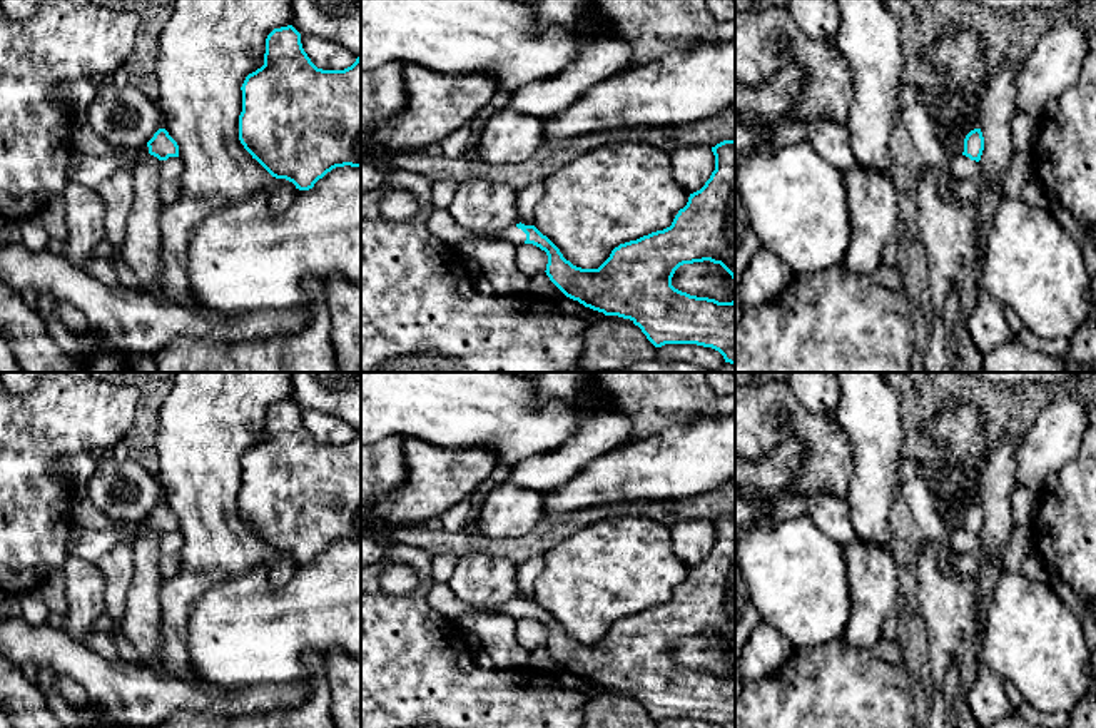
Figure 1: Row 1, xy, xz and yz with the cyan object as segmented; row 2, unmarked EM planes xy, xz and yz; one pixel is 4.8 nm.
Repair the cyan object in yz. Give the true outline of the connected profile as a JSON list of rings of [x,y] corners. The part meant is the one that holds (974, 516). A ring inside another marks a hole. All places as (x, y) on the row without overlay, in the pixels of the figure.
[[[981,503],[971,504],[964,513],[964,526],[962,529],[969,531],[971,534],[979,536],[984,524],[984,511]]]

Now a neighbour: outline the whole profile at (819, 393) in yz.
[[[790,372],[785,381],[802,407],[835,417],[840,386],[834,372]]]

